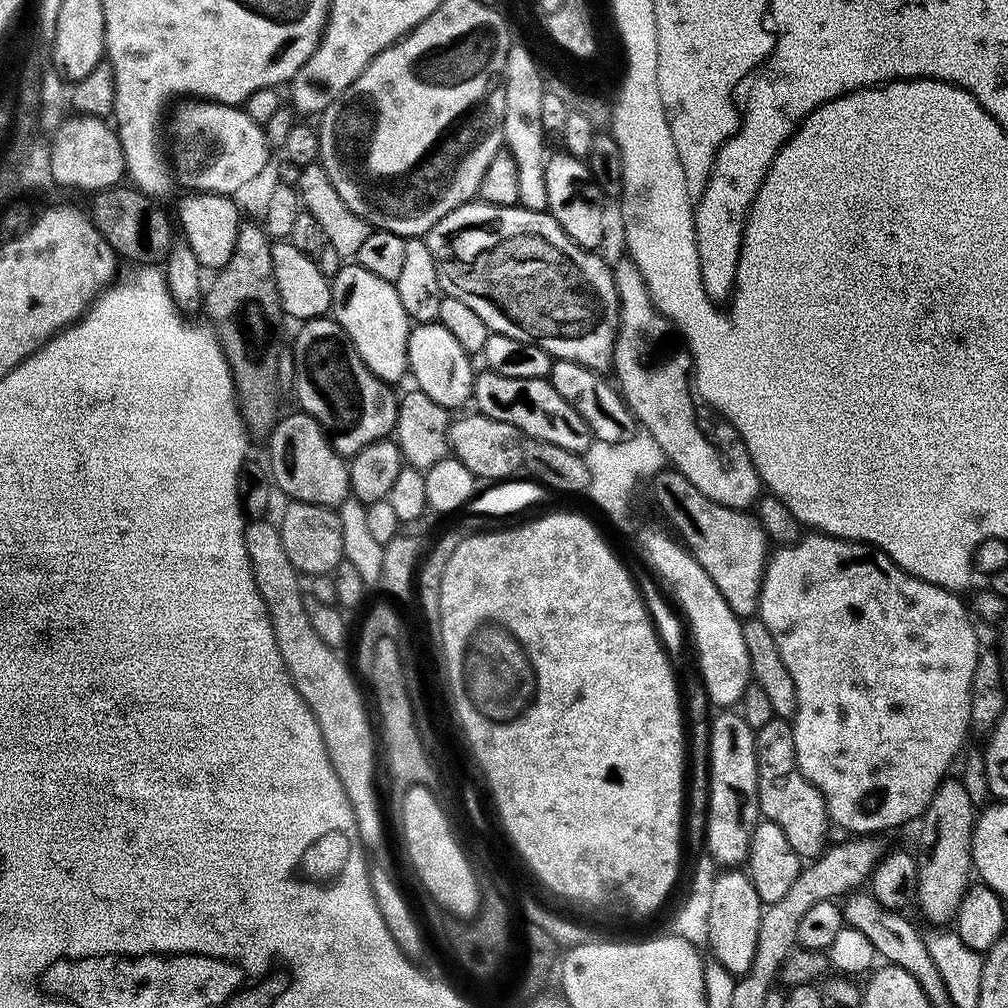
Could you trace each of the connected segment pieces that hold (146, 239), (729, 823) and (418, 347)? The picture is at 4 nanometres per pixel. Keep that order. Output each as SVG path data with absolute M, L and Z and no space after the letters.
M119 184L106 191L95 193L91 200L88 213L92 221L106 238L107 244L121 259L126 258L134 262L133 264L150 266L167 259L174 243L174 237L172 237L174 226L171 217L168 218L153 197L148 197L134 186Z
M723 709L716 715L709 729L709 799L704 844L717 865L734 868L747 859L752 831L760 820L756 732L739 711Z
M439 322L416 324L408 333L408 372L416 379L415 387L446 409L455 410L471 401L472 360L470 353L458 346L454 334Z

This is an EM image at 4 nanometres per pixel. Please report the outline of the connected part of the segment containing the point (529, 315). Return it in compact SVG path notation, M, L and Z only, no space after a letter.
M469 202L450 210L450 214L446 214L446 218L442 218L426 233L426 239L430 246L430 254L434 254L434 266L438 270L441 293L444 296L453 296L466 302L466 306L470 306L470 310L474 310L474 314L478 314L478 318L482 318L482 322L486 322L489 333L506 334L506 338L514 338L518 342L538 346L560 362L581 364L601 374L607 373L611 369L616 331L620 325L620 299L613 269L602 257L596 256L600 254L578 246L572 241L566 234L566 230L562 230L562 226L558 226L556 219L547 210L535 212L519 206L511 208L510 206L494 206L483 202Z

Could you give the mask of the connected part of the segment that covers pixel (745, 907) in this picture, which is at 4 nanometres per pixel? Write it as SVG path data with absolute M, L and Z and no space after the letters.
M724 870L717 875L708 924L708 948L733 976L744 975L751 967L763 911L764 906L745 871Z

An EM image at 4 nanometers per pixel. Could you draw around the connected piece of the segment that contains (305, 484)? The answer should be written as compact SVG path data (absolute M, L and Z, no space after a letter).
M303 410L295 411L289 416L281 415L266 437L268 460L272 463L271 483L279 491L281 488L289 496L289 501L339 509L350 496L345 457L333 450L328 433L313 416L307 416Z

